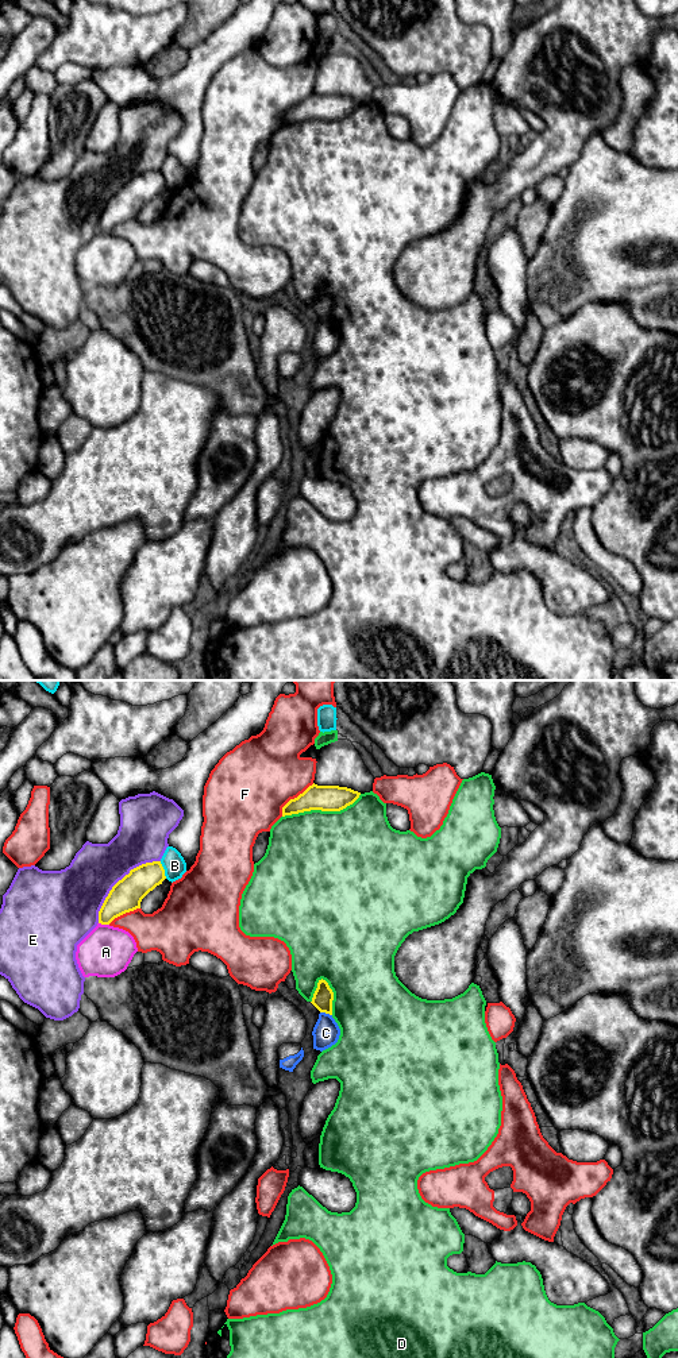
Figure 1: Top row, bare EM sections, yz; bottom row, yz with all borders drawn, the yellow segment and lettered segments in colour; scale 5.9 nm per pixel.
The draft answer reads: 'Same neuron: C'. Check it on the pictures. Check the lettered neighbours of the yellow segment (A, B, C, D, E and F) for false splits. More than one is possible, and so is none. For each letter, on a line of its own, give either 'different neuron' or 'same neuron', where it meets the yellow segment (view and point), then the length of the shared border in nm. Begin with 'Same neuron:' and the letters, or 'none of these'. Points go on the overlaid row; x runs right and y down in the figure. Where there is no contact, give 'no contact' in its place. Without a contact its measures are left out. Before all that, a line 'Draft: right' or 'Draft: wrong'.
Draft: wrong
Same neuron: none of these
A: different neuron; contact yz (104, 924); length 70 nm
B: different neuron; contact yz (164, 870); length 110 nm
C: different neuron; contact yz (326, 1013); length 80 nm
D: different neuron; contact yz (322, 810); length 500 nm
E: different neuron; contact yz (118, 882); length 550 nm
F: different neuron; contact yz (295, 798); length 280 nm

